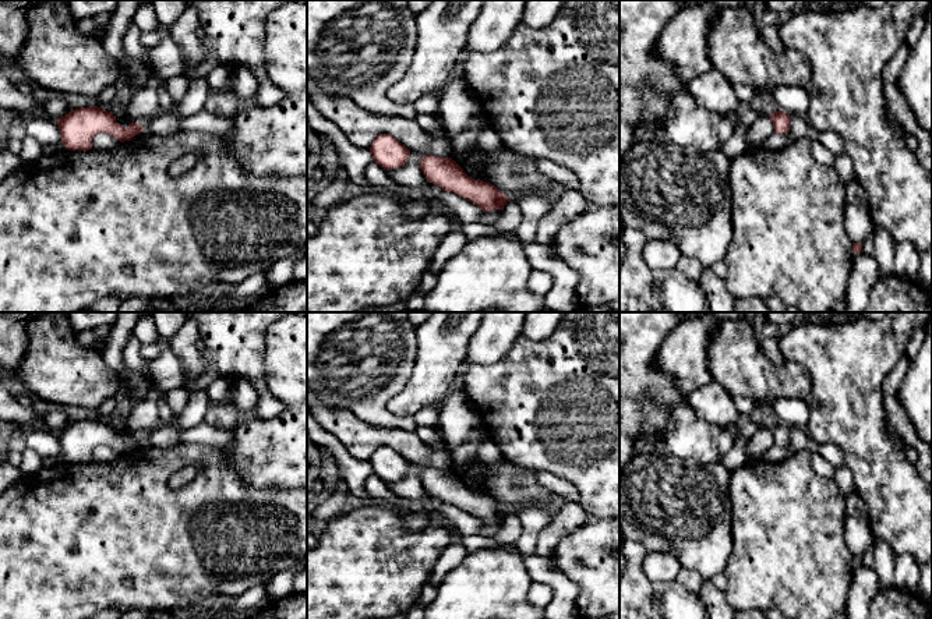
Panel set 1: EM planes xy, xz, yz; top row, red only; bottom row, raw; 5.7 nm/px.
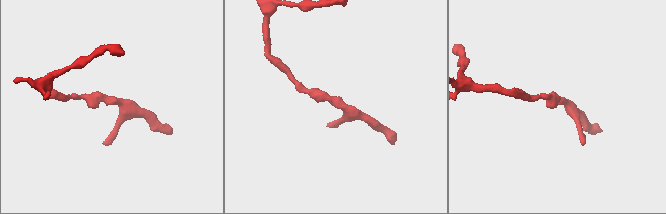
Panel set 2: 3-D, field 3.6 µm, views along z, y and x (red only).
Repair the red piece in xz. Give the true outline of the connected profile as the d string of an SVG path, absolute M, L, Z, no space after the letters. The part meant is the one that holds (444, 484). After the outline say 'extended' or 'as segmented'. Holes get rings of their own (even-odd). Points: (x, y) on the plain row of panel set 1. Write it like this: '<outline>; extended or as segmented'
M426 467L420 471L420 481L430 495L466 510L484 524L504 521L511 512L495 498L469 489L451 470Z; as segmented

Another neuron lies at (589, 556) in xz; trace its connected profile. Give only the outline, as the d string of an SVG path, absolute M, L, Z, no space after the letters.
M587 514L575 533L559 541L553 559L557 570L578 586L575 605L580 619L619 613L619 519Z

